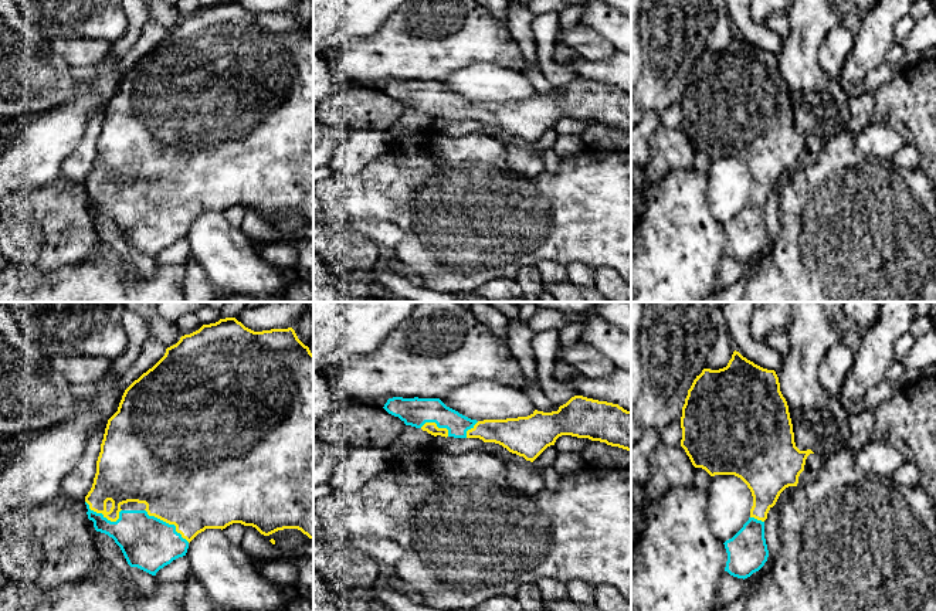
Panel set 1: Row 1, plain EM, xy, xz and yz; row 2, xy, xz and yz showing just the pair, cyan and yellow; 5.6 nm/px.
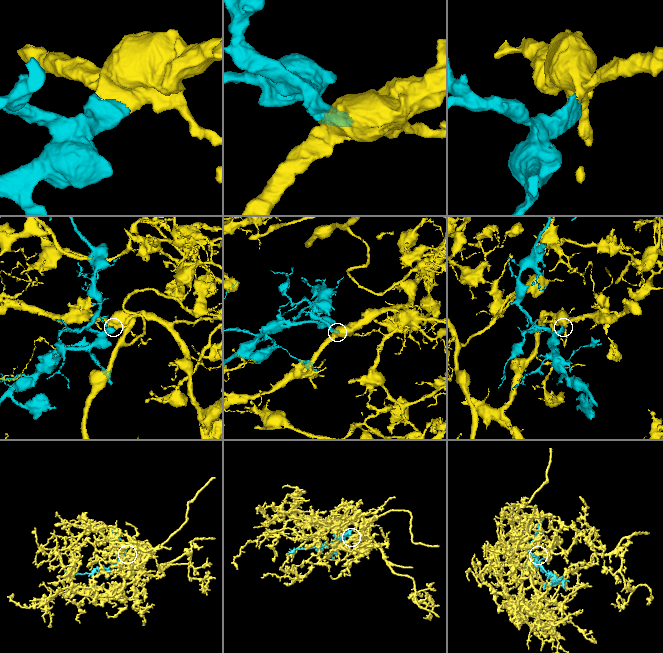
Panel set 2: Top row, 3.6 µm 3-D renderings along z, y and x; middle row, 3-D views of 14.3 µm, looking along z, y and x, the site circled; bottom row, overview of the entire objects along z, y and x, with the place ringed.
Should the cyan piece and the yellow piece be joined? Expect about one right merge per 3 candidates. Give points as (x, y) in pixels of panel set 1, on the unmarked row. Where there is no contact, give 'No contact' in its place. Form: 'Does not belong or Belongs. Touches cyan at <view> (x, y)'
Belongs. Touches cyan at xy (168, 206)

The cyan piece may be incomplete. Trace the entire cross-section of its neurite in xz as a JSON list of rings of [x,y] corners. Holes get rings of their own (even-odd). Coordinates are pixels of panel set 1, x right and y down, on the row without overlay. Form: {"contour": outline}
{"contour": [[[583,78],[572,79],[557,94],[535,92],[528,99],[471,102],[440,81],[389,81],[383,89],[406,108],[437,119],[479,120],[533,145],[562,118],[589,120],[631,133],[631,94],[618,86]]]}

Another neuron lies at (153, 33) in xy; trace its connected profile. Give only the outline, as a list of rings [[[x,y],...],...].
[[[150,16],[139,40],[133,44],[129,52],[119,60],[119,68],[122,71],[128,71],[135,62],[152,51],[165,38],[166,31],[167,30]]]

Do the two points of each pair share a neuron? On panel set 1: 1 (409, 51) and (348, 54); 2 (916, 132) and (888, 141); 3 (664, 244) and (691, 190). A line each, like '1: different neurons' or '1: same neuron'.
1: same neuron
2: different neurons
3: same neuron

